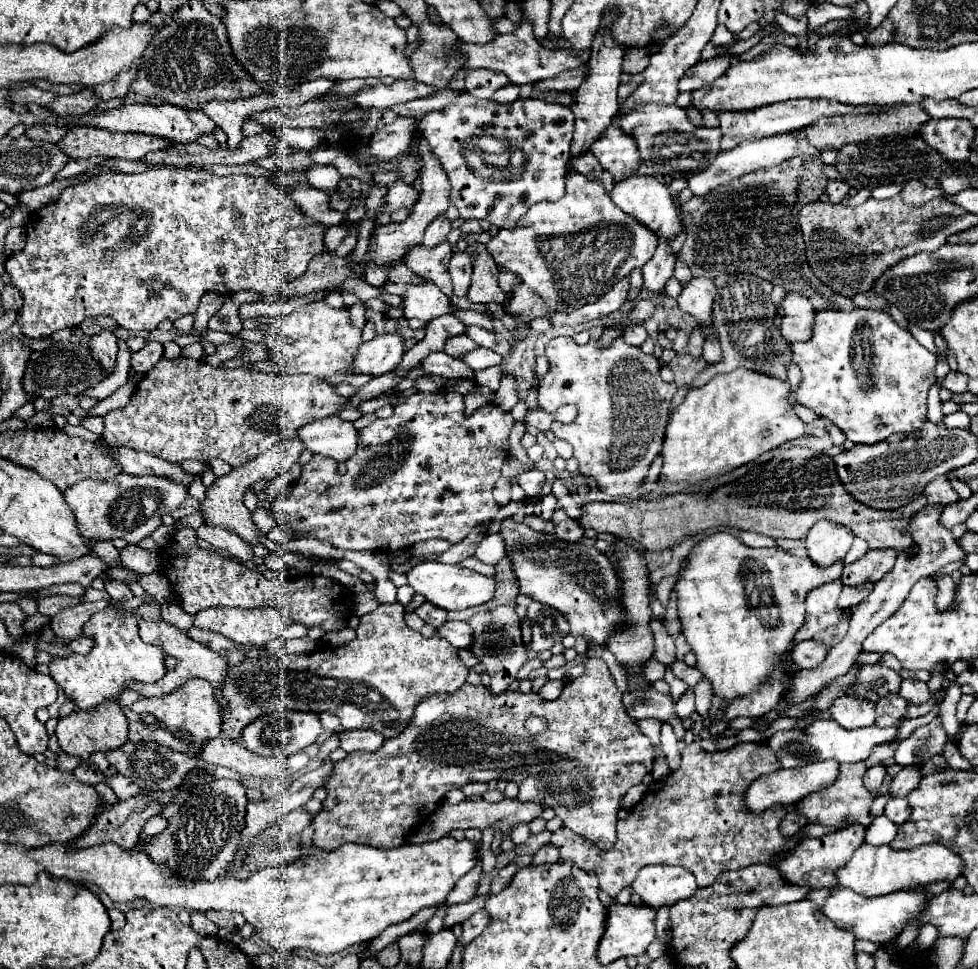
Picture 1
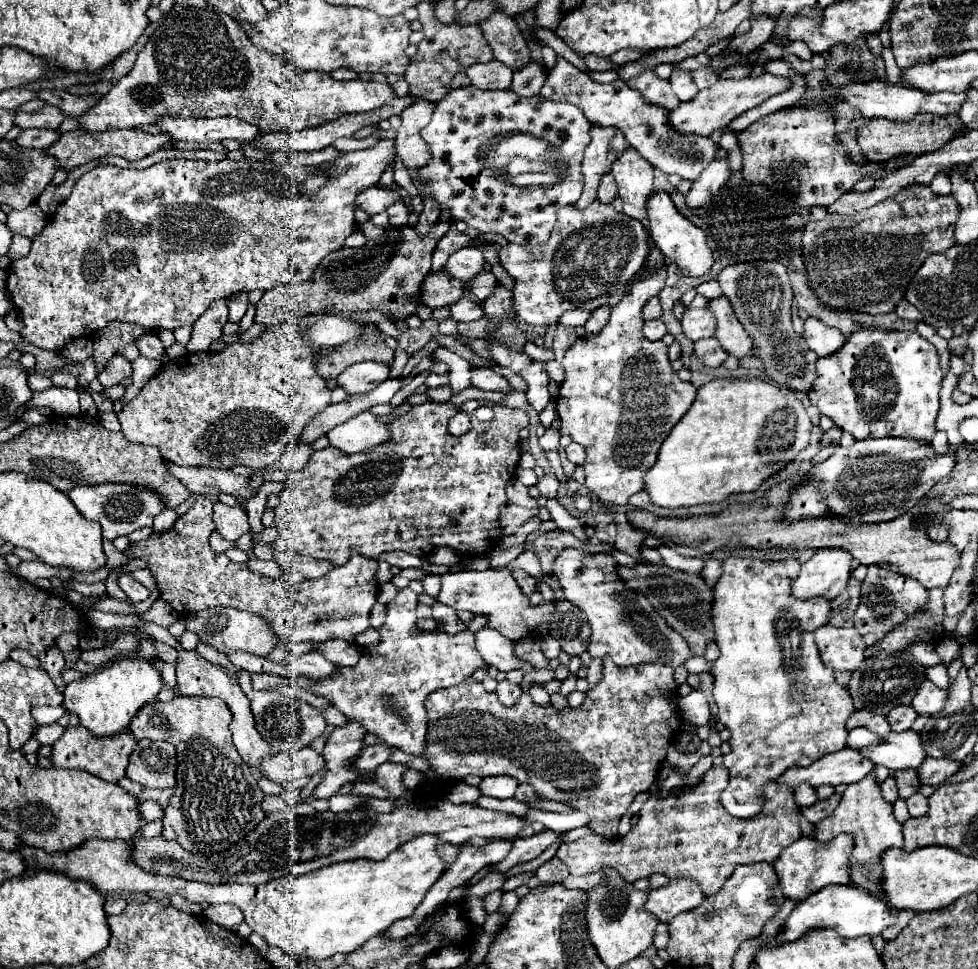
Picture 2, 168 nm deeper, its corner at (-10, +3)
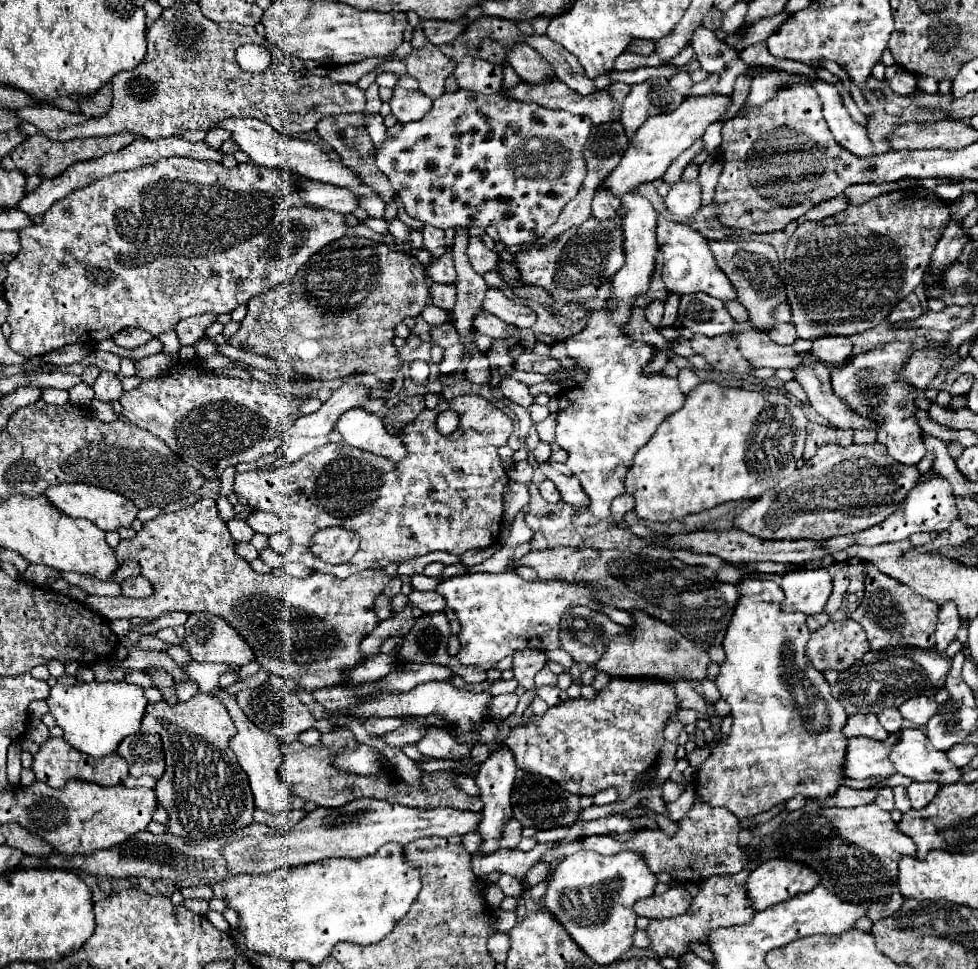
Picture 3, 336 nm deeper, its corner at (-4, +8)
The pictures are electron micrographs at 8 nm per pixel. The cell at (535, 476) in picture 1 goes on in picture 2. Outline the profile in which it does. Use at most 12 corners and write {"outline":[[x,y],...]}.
{"outline":[[542,476],[536,484],[540,496],[556,498],[558,482],[554,476]]}

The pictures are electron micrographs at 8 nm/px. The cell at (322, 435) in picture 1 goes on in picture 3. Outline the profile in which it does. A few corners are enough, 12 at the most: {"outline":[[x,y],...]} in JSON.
{"outline":[[350,409],[336,421],[344,443],[390,461],[406,445],[378,415]]}

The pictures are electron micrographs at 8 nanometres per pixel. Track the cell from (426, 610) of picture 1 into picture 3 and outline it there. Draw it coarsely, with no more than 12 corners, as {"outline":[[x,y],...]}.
{"outline":[[424,613],[404,637],[412,663],[448,665],[446,613]]}

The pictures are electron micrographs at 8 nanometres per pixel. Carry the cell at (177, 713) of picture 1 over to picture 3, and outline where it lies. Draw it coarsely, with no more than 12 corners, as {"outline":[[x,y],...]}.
{"outline":[[220,699],[148,703],[166,771],[154,791],[172,835],[252,823],[248,777]]}

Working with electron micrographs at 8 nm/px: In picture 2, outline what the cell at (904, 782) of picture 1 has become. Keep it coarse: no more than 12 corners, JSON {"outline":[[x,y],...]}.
{"outline":[[926,758],[918,770],[922,786],[940,786],[960,762]]}

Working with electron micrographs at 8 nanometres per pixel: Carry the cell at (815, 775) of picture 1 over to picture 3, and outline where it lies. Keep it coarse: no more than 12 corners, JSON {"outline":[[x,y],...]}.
{"outline":[[850,739],[844,773],[850,779],[892,777],[886,741]]}

